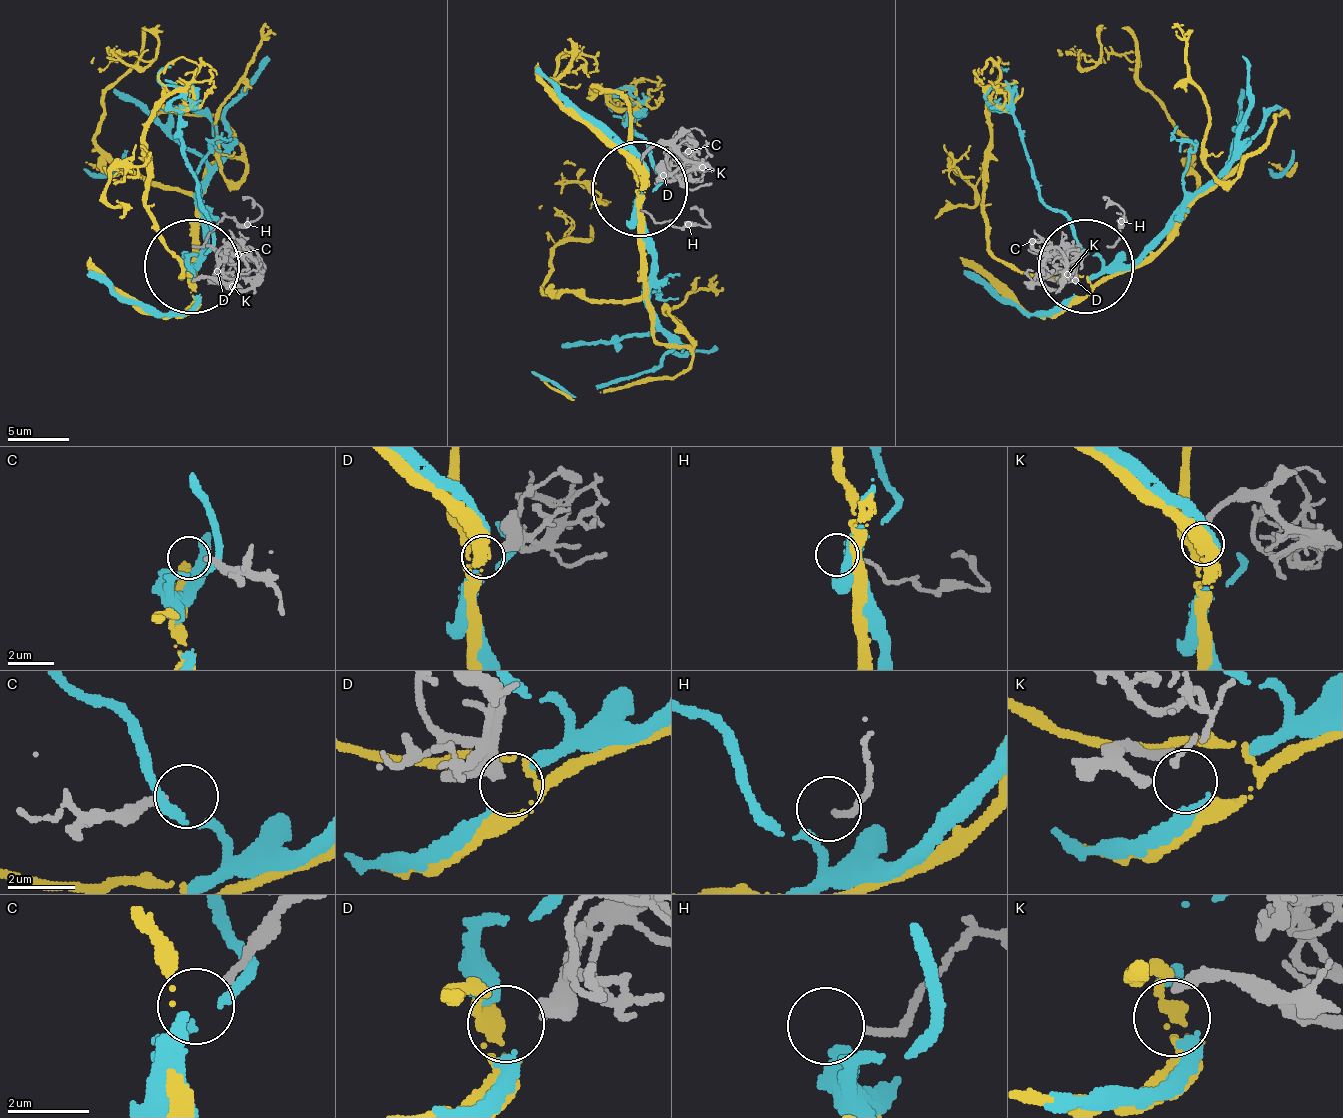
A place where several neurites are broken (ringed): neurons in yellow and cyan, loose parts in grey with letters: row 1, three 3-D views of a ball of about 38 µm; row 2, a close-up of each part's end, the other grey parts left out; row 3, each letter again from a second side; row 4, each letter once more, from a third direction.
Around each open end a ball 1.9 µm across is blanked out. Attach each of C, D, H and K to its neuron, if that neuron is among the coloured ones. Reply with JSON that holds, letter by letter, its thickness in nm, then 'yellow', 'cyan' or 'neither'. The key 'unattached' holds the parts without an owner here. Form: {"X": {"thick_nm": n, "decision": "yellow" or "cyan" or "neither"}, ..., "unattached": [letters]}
{"C": {"thick_nm": 220, "decision": "neither"}, "D": {"thick_nm": 340, "decision": "yellow"}, "H": {"thick_nm": 160, "decision": "cyan"}, "K": {"thick_nm": 260, "decision": "neither"}, "unattached": ["C", "K"]}

